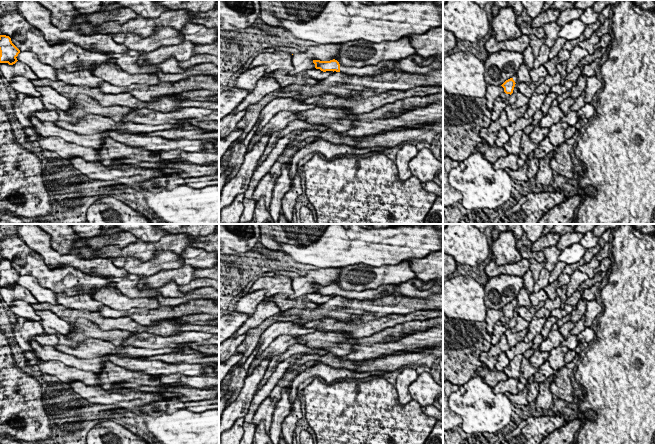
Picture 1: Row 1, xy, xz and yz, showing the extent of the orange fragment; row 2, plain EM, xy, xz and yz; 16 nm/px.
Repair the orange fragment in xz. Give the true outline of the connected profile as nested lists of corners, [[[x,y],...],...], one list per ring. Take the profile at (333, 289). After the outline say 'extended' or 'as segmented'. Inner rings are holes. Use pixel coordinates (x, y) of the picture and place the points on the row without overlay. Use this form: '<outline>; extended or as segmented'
[[[335,283],[330,285],[313,284],[316,293],[320,293],[323,296],[336,295],[342,296],[348,299],[358,299],[361,301],[373,300],[379,298],[383,292],[391,295],[398,284],[381,285],[377,289],[365,289],[363,291],[345,291],[339,288]]]; extended

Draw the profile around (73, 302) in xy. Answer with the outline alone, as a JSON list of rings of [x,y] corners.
[[[57,293],[57,302],[66,308],[77,310],[89,310],[90,312],[100,312],[105,305],[96,301],[89,294],[81,294],[79,296],[68,296],[65,293]]]

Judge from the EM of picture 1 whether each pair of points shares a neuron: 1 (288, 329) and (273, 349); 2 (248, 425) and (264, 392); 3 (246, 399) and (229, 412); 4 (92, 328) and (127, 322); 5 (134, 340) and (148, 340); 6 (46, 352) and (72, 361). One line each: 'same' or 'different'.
1: different
2: same
3: same
4: different
5: same
6: same

